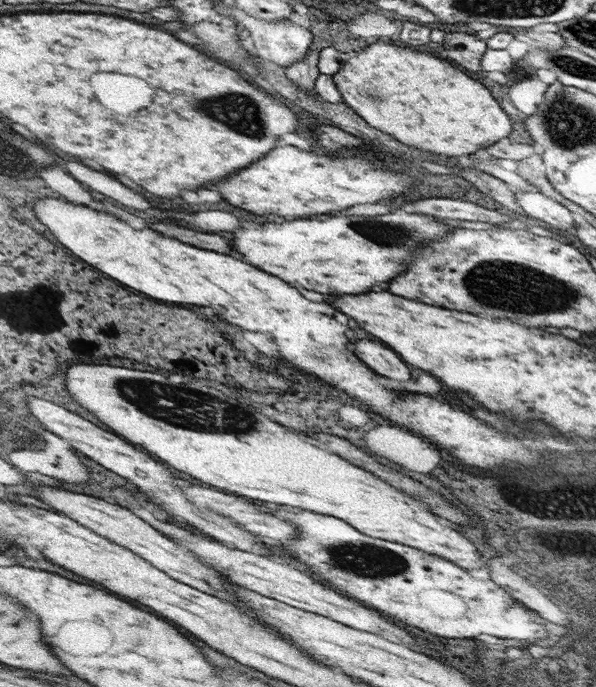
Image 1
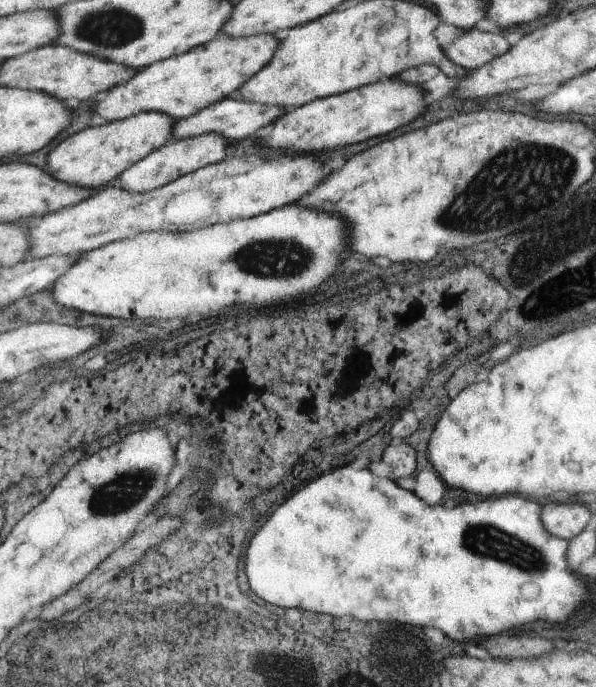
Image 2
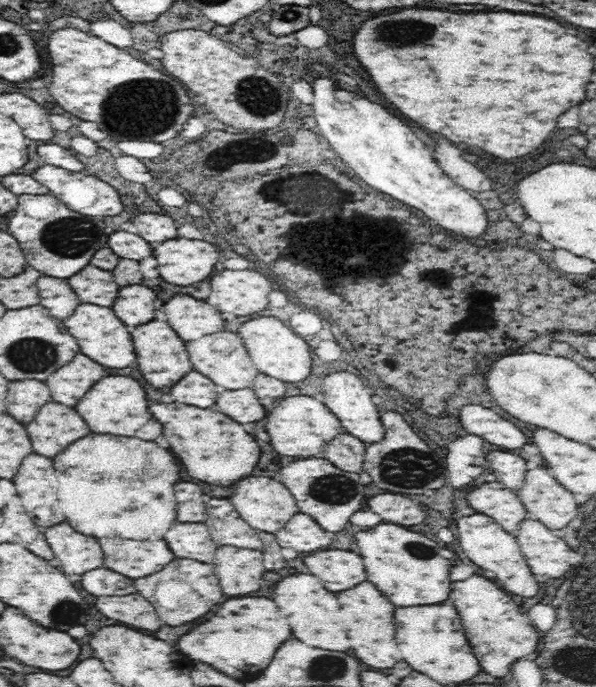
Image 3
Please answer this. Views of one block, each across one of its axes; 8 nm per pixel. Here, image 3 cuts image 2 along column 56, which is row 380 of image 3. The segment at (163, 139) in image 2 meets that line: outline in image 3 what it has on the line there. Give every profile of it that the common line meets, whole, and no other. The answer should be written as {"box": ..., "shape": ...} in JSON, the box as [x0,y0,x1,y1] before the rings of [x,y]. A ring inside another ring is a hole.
{"box":[130,322,194,388],"shape":[[[148,322],[138,328],[130,328],[134,350],[136,350],[136,362],[140,368],[140,374],[144,380],[154,388],[170,388],[174,386],[182,376],[194,370],[194,364],[190,362],[188,346],[186,342],[168,326],[168,322]]]}

